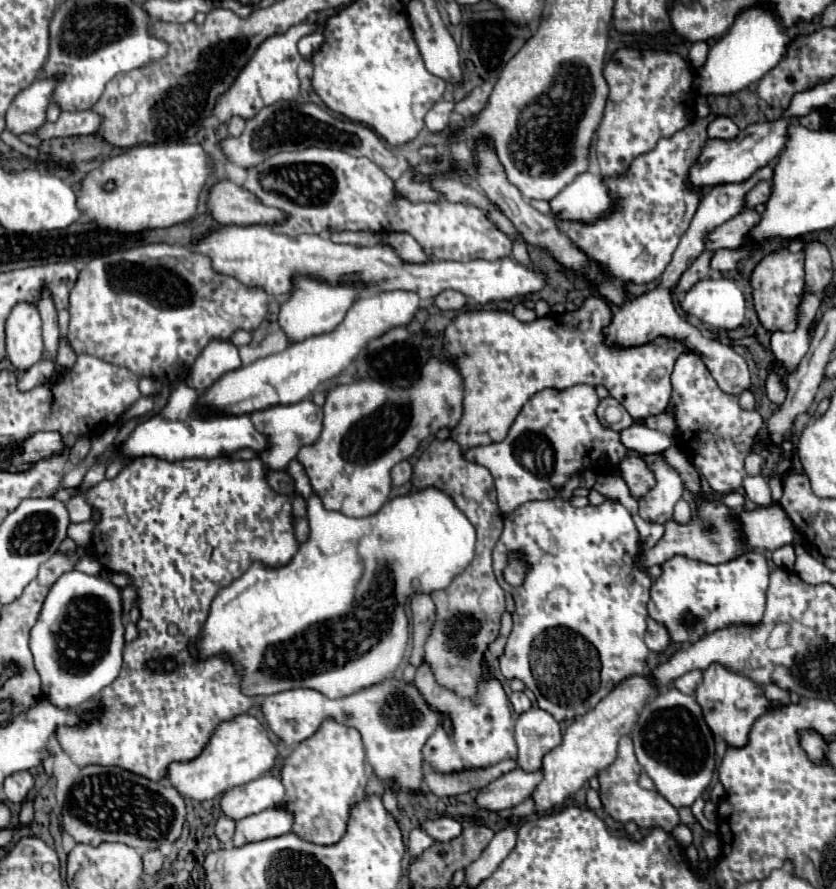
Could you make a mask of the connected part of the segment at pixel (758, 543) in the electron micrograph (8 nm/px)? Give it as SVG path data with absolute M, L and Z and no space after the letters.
M769 479L769 487L773 491L773 505L769 507L759 507L753 511L739 511L735 513L741 533L743 533L743 543L751 549L761 549L774 551L783 545L793 545L793 529L791 529L791 519L787 513L781 509L779 499L783 493L781 481Z

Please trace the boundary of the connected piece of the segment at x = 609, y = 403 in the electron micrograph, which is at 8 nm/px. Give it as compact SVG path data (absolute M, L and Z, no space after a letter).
M613 397L599 399L599 405L597 405L597 417L599 417L599 421L601 421L601 425L603 425L603 427L613 429L613 425L609 425L609 423L605 421L605 417L603 417L603 413L605 413L605 409L607 409L607 407L619 407L621 411L623 411L623 407L621 407L621 403L619 403L617 399L613 399Z

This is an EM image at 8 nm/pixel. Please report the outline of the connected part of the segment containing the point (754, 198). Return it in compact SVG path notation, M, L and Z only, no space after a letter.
M759 181L747 195L745 195L745 209L755 209L755 205L765 203L771 195L771 183Z

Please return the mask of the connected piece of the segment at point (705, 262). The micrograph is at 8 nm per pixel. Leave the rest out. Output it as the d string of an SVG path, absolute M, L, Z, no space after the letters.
M703 251L703 253L695 259L695 263L693 263L693 265L687 269L687 273L683 273L683 277L679 279L679 285L677 285L677 289L675 289L677 295L687 293L697 281L701 281L703 277L709 277L711 257L713 257L711 251Z

